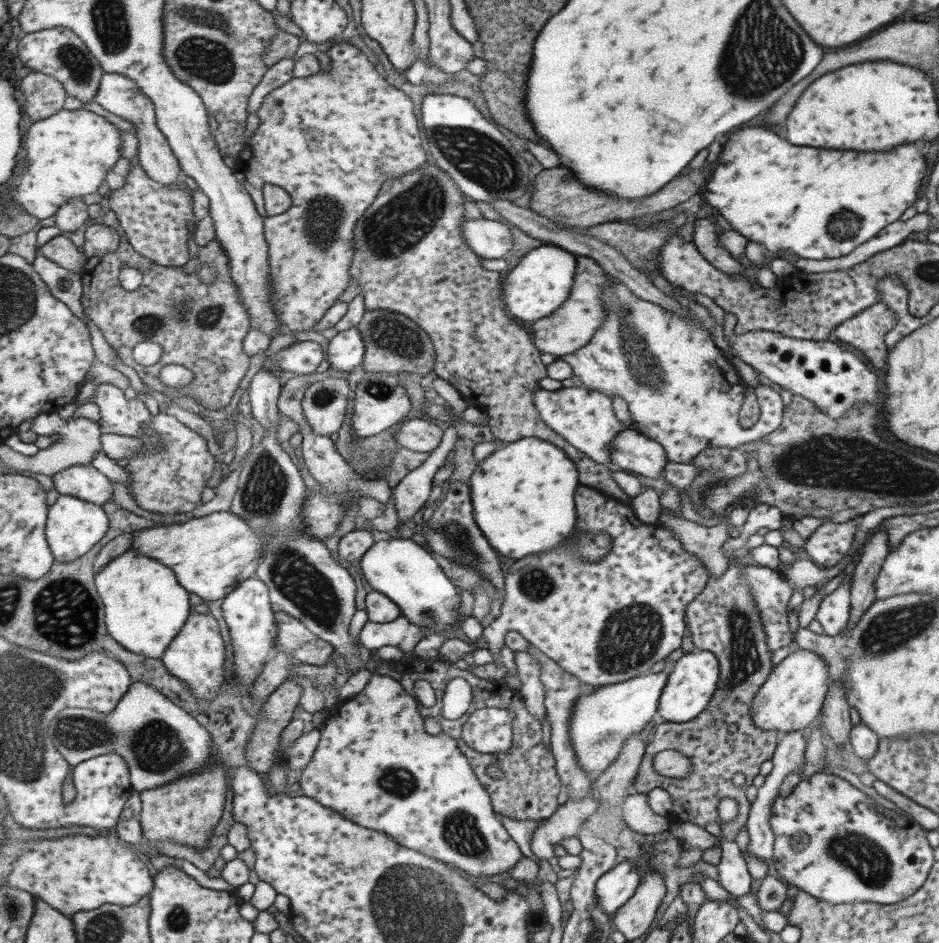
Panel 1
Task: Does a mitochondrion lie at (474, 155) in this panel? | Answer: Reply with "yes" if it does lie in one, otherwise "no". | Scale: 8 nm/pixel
yes

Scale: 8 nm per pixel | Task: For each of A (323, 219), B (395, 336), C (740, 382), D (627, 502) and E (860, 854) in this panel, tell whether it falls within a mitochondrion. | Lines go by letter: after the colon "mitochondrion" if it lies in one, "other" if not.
A: mitochondrion
B: mitochondrion
C: other
D: other
E: mitochondrion

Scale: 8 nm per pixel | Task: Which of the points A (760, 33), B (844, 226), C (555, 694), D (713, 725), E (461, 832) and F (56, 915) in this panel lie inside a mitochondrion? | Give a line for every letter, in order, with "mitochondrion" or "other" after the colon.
A: mitochondrion
B: mitochondrion
C: other
D: mitochondrion
E: mitochondrion
F: other

